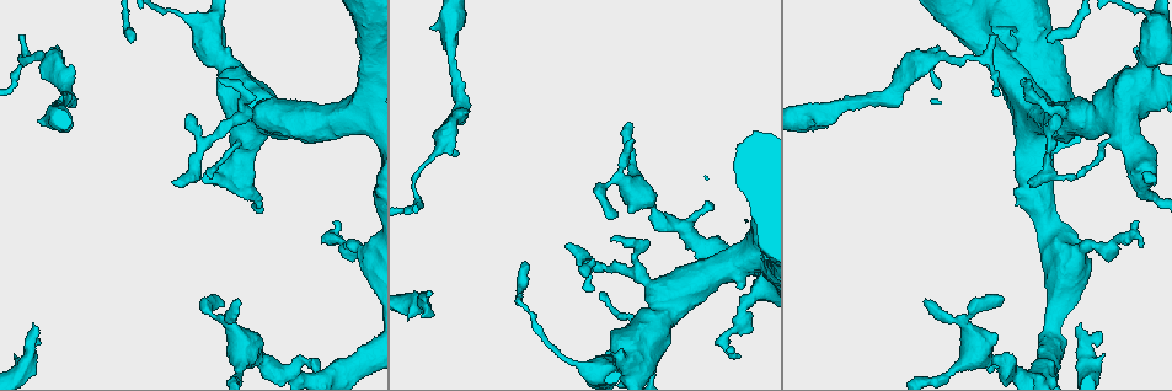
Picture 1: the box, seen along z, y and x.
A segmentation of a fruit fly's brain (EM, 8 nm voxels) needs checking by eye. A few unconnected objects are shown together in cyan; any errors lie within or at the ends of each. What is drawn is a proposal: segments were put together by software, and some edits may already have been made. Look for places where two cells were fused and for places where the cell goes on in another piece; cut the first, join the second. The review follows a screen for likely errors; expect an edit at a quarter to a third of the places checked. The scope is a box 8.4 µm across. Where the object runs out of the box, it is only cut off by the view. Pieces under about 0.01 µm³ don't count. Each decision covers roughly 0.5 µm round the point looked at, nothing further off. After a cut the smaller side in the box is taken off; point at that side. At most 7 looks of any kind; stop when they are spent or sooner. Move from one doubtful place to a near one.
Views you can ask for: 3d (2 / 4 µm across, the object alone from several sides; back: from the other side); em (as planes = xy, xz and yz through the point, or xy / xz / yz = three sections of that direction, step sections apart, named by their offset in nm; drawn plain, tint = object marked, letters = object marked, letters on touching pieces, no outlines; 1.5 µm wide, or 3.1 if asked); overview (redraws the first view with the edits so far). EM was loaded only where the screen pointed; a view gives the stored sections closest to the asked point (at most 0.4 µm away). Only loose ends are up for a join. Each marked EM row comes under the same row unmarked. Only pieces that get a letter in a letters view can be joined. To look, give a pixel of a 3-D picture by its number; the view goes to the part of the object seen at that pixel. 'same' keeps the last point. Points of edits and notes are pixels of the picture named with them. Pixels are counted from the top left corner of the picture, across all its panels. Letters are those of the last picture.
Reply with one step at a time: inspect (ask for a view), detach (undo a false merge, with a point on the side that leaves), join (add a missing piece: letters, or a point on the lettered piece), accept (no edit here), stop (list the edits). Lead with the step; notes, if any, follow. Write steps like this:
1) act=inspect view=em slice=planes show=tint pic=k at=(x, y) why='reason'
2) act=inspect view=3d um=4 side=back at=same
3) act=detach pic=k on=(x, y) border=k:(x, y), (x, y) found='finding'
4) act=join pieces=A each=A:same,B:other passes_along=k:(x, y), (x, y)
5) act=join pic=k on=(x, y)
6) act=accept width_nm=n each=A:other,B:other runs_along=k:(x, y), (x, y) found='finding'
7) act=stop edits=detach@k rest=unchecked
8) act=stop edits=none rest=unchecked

act=inspect view=em slice=yz step=8 show=tint pic=1 at=(32, 327) why='long arm stops here'

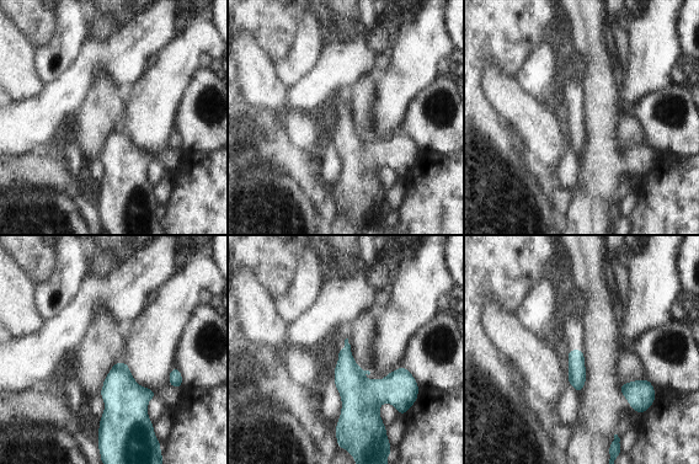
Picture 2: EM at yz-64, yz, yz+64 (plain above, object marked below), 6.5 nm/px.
act=inspect view=em slice=planes show=letters at=same why='another direction'

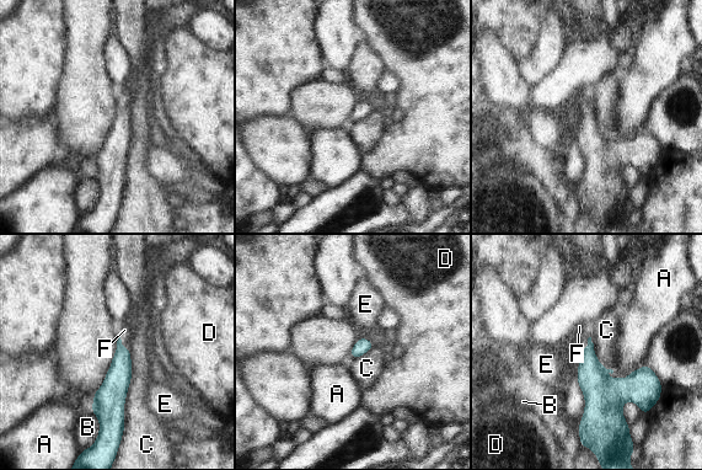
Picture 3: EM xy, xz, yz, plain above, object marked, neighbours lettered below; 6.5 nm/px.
act=join pieces=F longest_contact=C:600nm each=A:other,B:other,C:other,D:other,E:other,F:same passes_along=3:(117, 380), (121, 343), (124, 330) found='the cell continues'

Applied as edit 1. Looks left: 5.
act=inspect view=em slice=planes show=letters pic=1 at=(330, 235) why='abrupt turn'

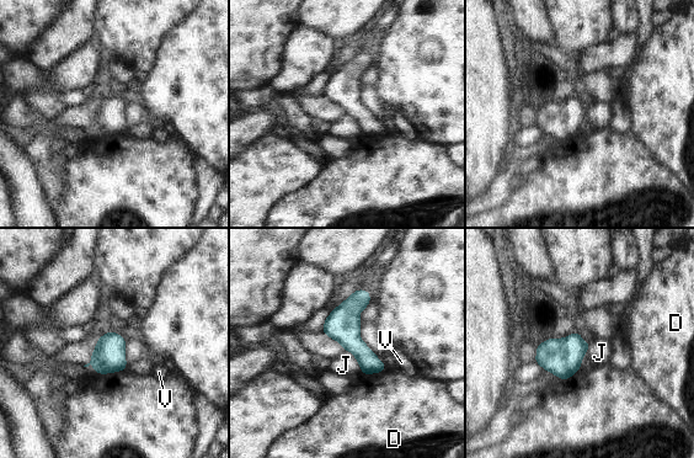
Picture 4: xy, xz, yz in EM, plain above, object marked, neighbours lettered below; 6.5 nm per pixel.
act=accept width_nm=220 each=D:other,J:other,V:other border=4:(343, 349), (352, 353), (361, 371) found='all the same cell'

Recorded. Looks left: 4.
act=inspect view=em slice=planes show=letters pic=1 at=(1050, 37) why='branch stops here'

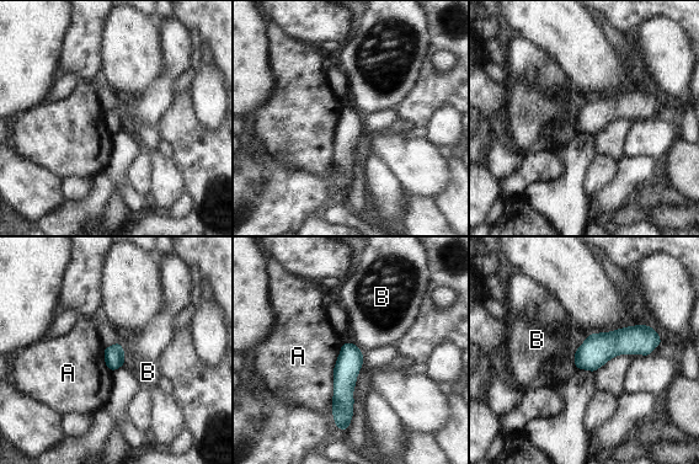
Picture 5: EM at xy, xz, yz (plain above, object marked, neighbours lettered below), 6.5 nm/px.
act=accept each=A:other,B:other border=5:(119, 342), (126, 363) found='none of them fits'

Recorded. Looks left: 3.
act=stop edits=join@3 rest=unchecked

